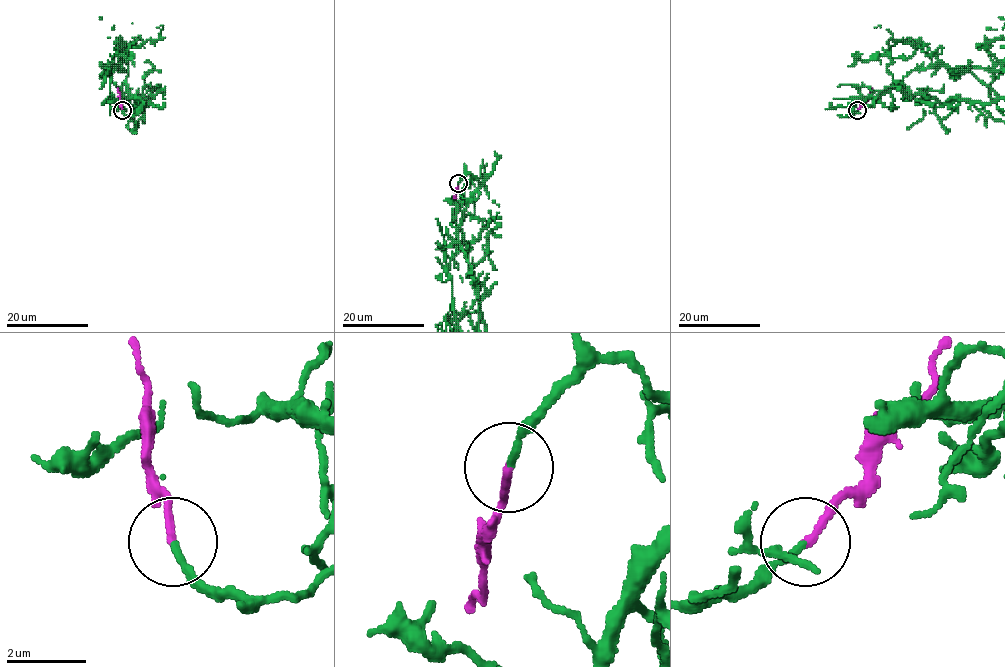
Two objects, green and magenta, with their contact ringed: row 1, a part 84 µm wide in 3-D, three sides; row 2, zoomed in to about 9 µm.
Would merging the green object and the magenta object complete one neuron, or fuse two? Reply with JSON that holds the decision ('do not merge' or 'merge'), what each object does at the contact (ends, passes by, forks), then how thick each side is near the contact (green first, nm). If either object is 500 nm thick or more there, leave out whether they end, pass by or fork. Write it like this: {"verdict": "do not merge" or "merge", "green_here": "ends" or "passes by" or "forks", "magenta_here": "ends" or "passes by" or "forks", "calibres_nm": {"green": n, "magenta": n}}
{"verdict": "merge", "green_here": "ends", "magenta_here": "ends", "calibres_nm": {"green": 170, "magenta": 200}}

